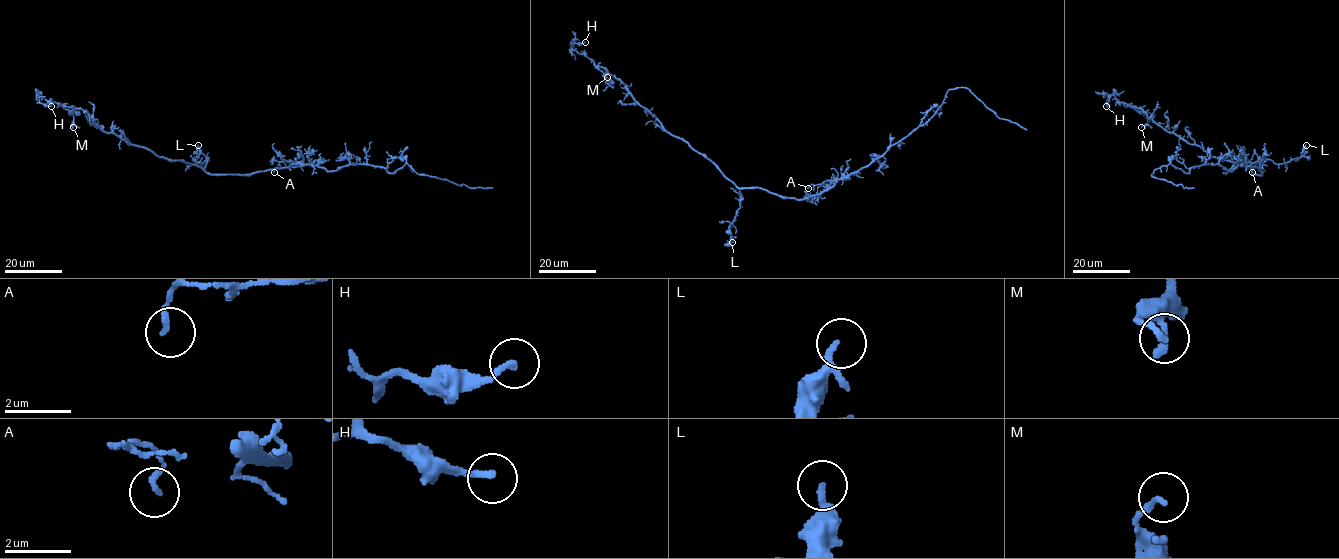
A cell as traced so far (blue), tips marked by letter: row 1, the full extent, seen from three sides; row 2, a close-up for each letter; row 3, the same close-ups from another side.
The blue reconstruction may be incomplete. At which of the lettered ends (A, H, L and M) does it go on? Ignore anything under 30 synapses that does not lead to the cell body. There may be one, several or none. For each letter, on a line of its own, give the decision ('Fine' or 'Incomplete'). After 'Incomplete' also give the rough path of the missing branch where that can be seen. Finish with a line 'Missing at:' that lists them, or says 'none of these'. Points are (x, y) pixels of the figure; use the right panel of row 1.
A: Fine
H: Fine
L: Fine
M: Fine
Missing at: none of these

